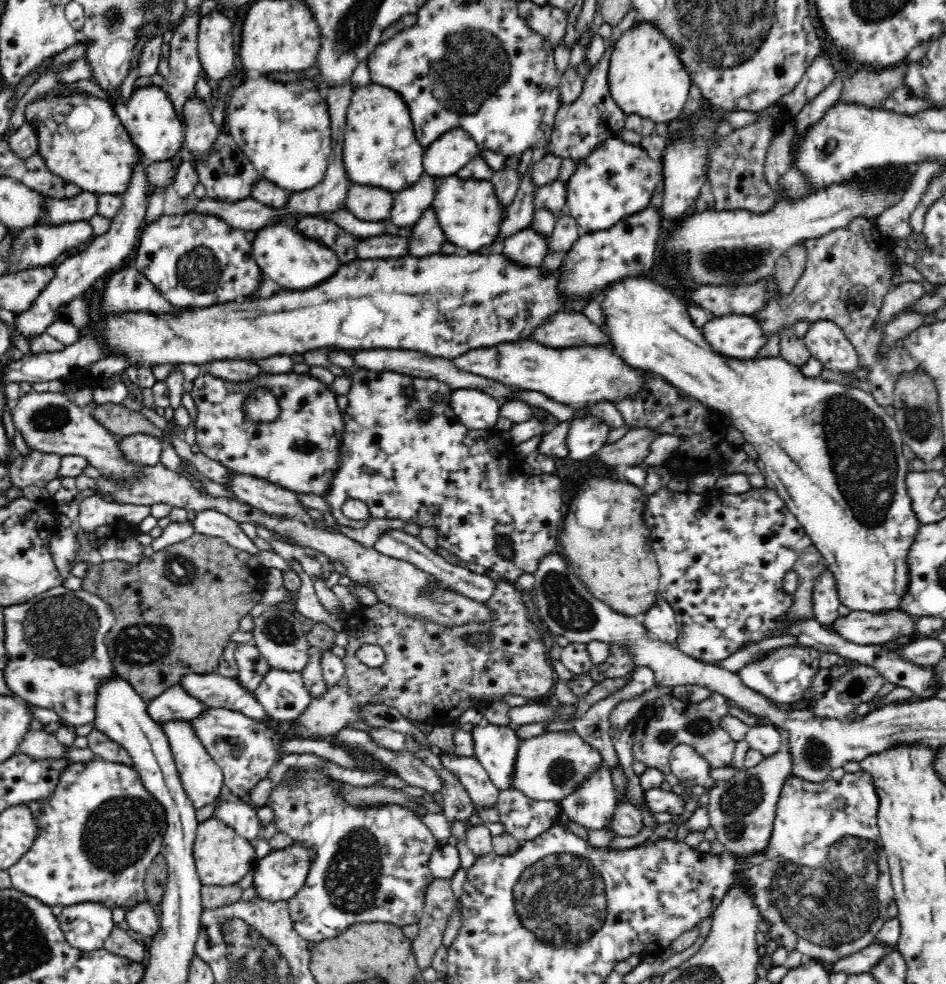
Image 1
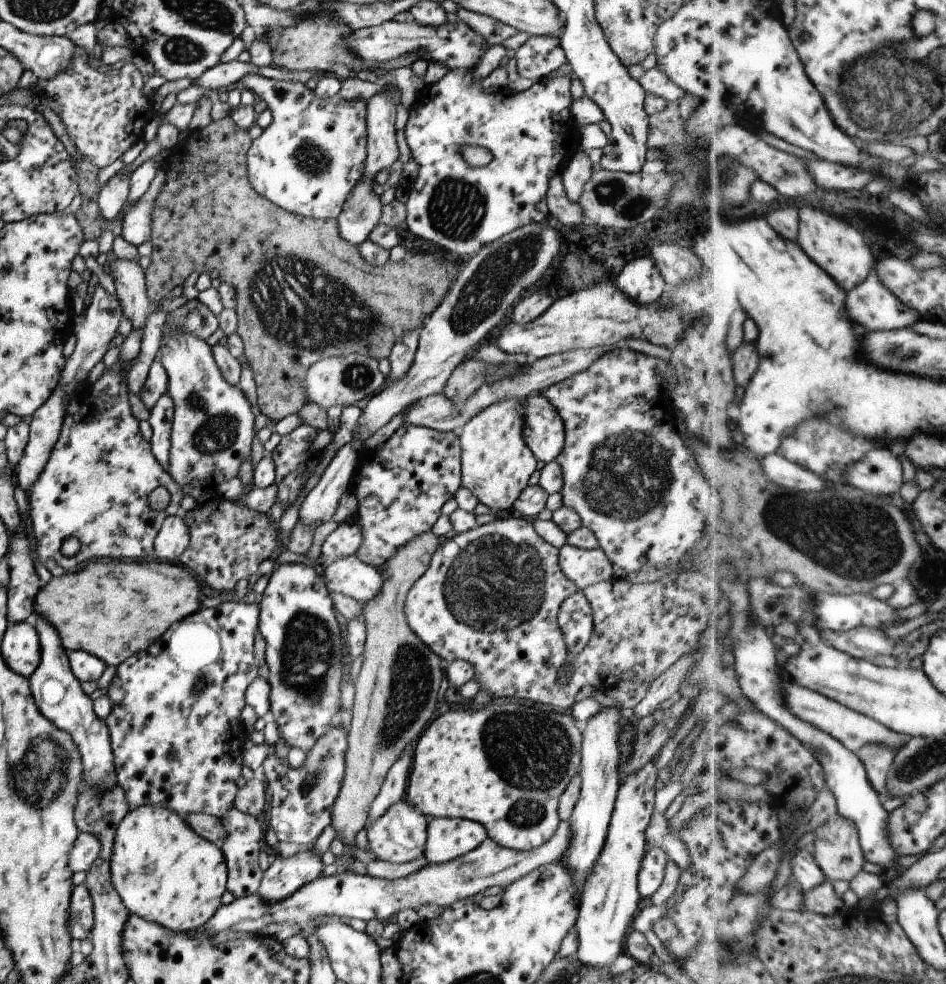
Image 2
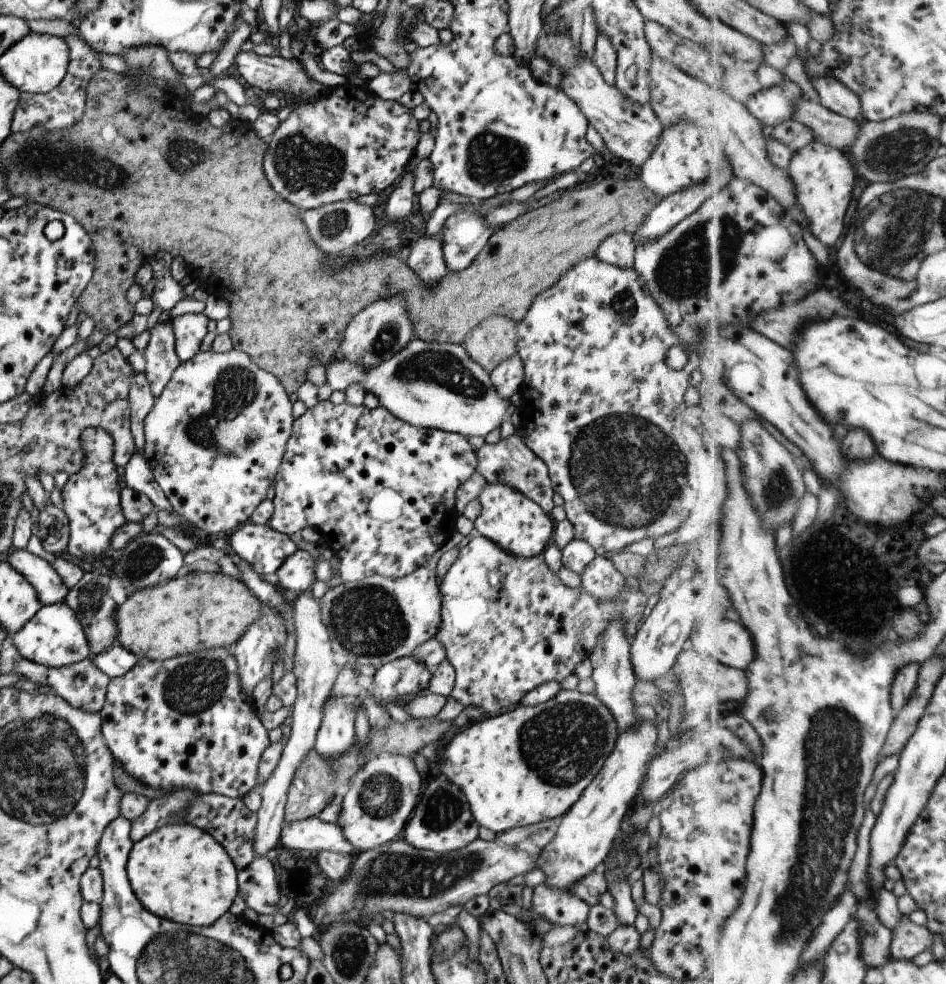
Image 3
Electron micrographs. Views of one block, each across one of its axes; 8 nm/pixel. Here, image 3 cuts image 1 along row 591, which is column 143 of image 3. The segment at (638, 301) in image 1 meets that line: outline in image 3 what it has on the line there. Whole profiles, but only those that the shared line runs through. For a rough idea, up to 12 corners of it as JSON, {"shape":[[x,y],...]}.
{"shape":[[164,825],[125,873],[142,908],[213,924],[236,869],[208,833]]}

